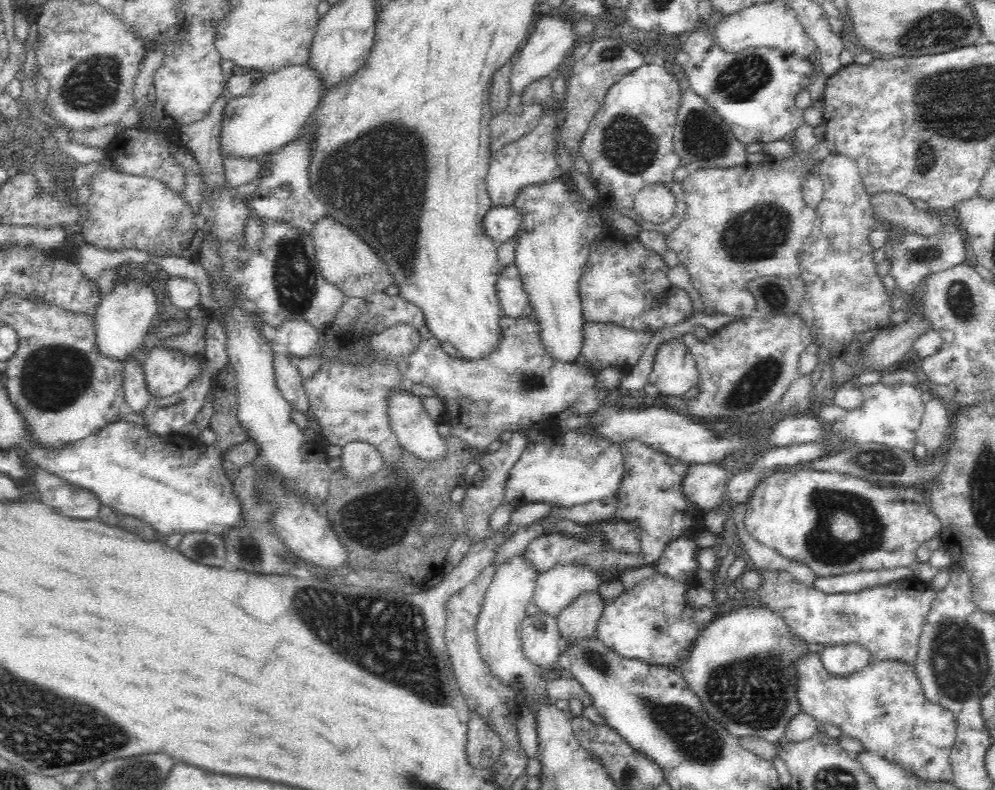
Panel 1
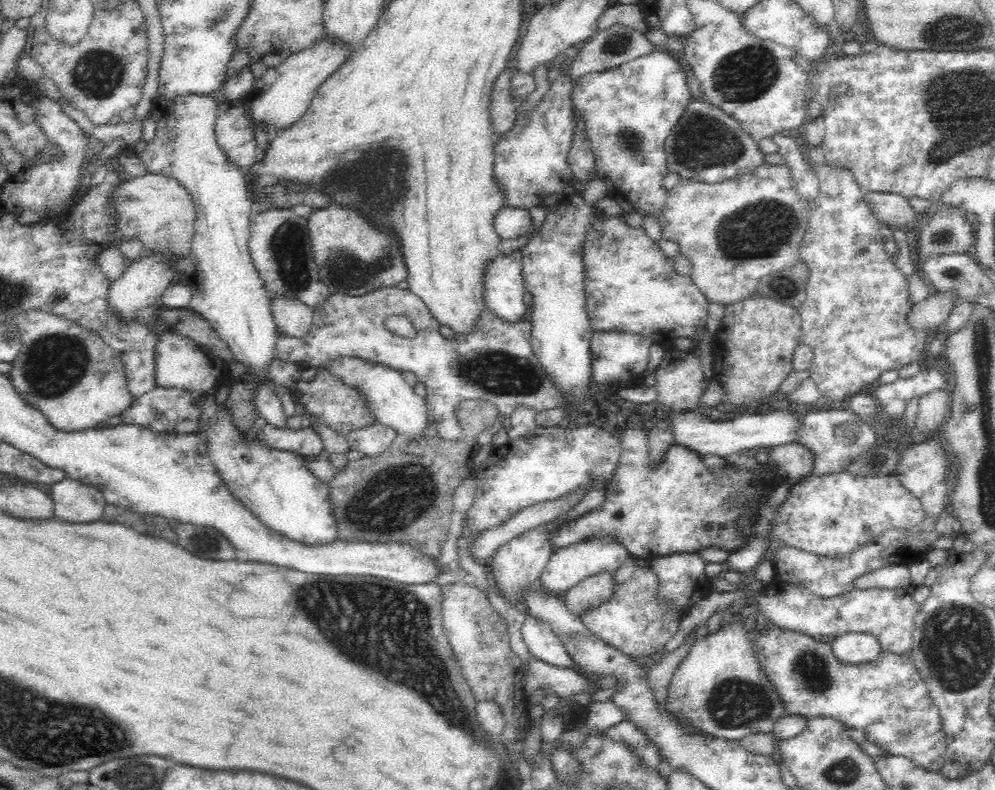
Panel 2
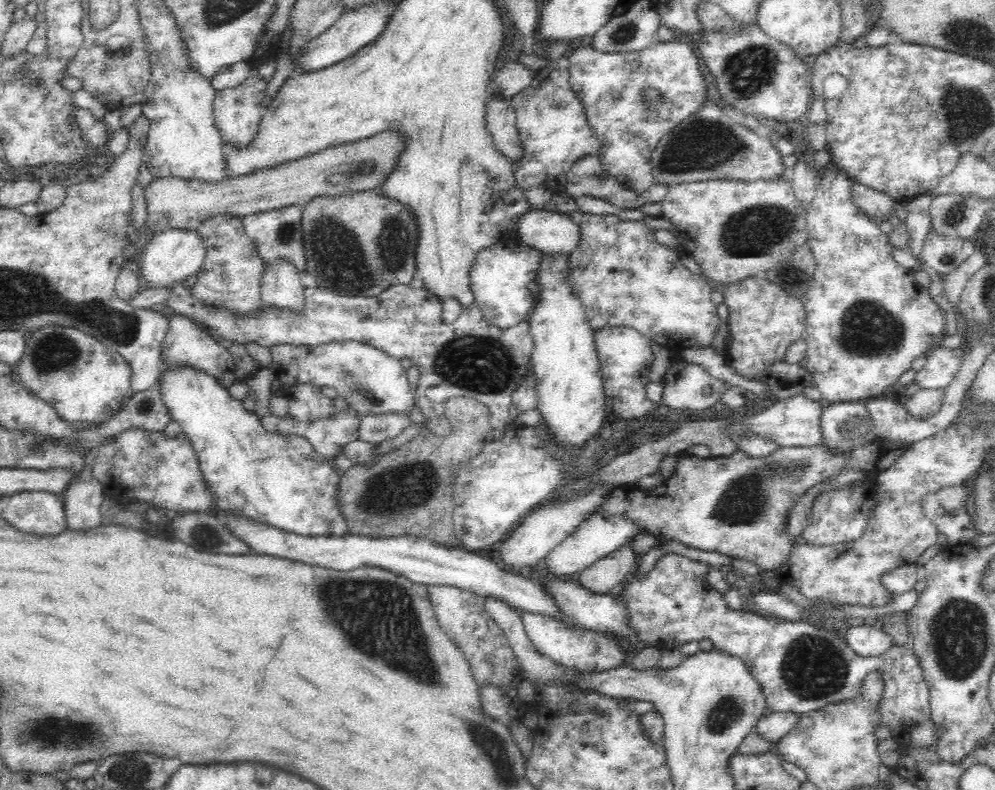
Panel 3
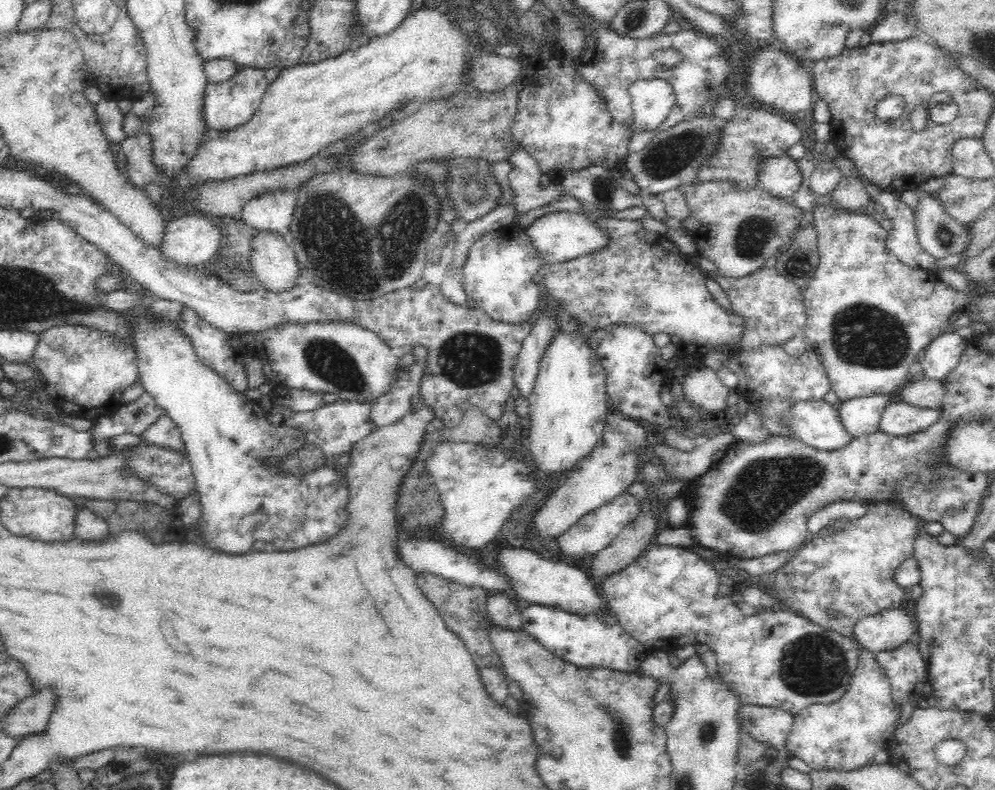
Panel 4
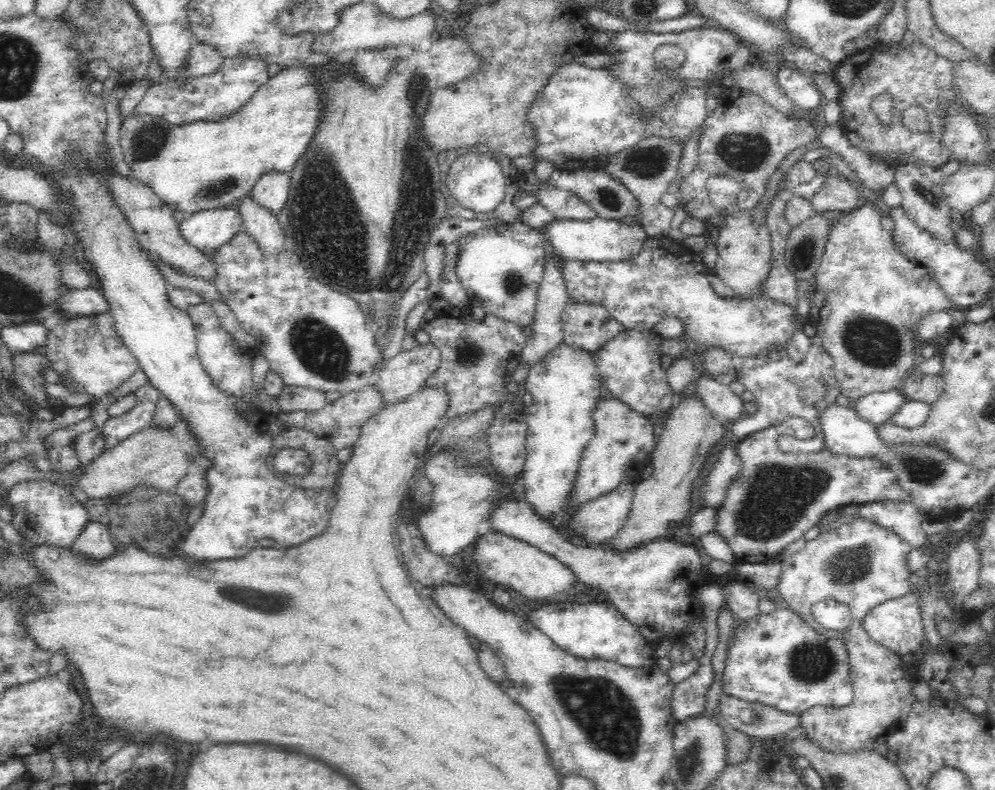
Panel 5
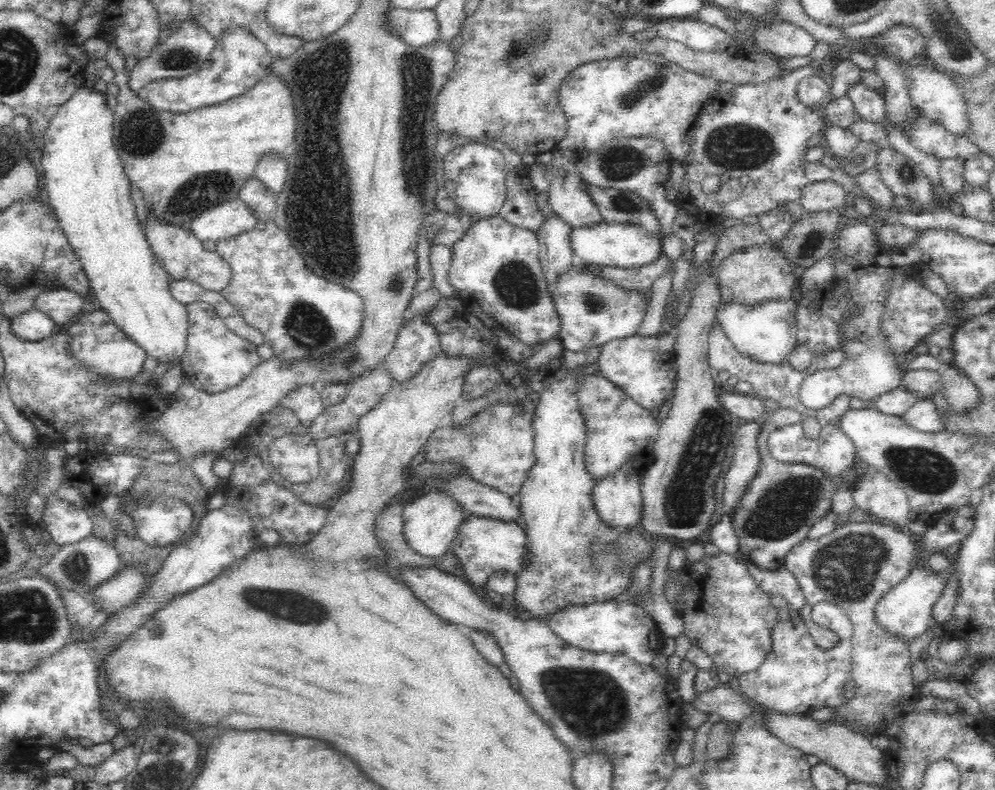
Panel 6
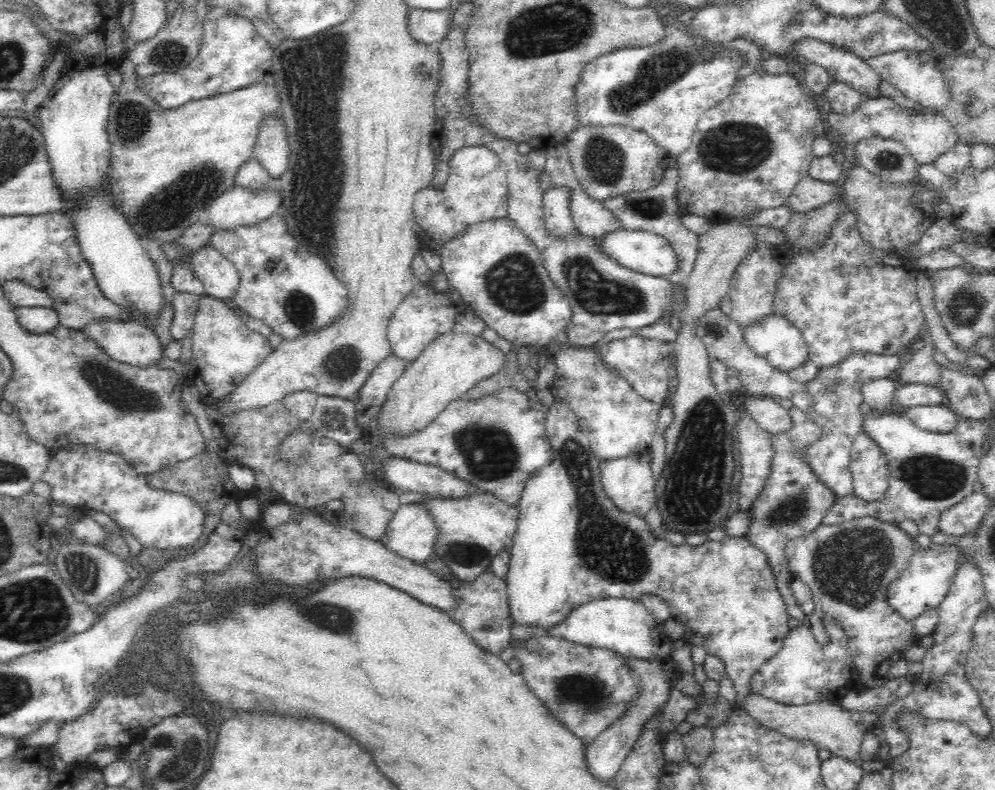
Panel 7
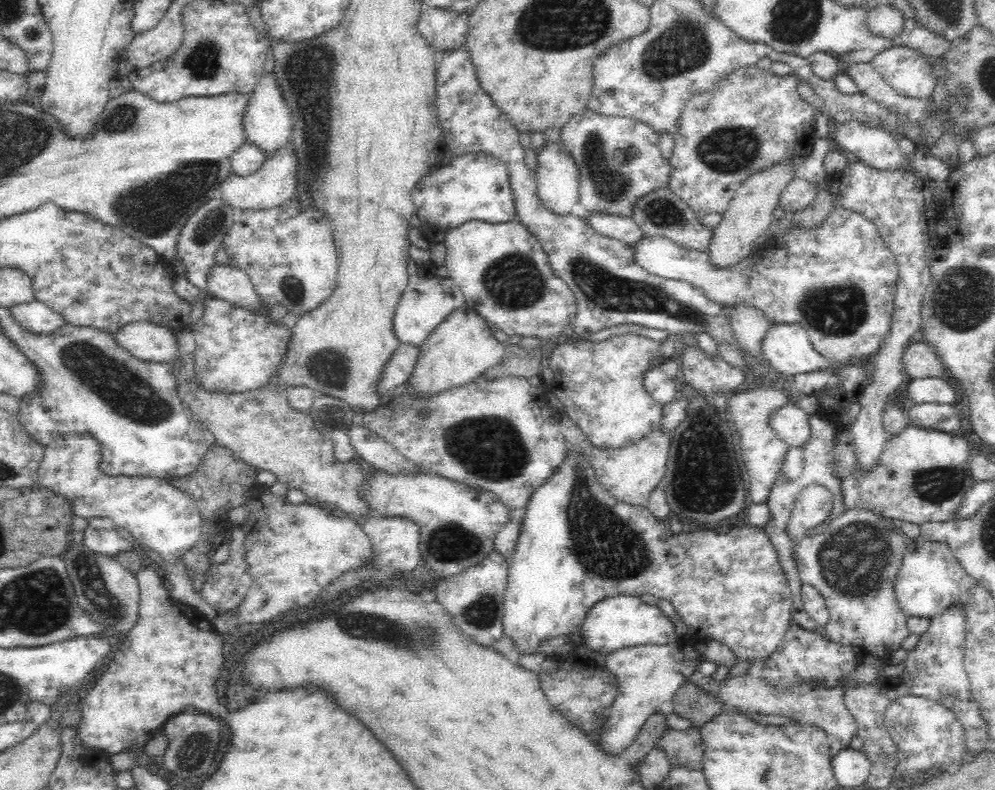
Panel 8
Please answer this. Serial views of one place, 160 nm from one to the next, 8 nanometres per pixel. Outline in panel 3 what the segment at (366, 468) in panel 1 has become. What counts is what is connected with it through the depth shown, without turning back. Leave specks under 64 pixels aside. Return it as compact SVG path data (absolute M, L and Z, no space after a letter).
M406 411L363 415L358 428L358 439L380 443L400 436L412 423L410 414Z

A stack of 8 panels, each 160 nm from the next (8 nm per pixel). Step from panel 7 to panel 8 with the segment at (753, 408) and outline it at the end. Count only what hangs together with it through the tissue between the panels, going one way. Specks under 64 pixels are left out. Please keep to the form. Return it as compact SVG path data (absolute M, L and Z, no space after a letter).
M792 402L782 406L780 410L772 412L770 425L789 447L804 446L812 436L810 414Z

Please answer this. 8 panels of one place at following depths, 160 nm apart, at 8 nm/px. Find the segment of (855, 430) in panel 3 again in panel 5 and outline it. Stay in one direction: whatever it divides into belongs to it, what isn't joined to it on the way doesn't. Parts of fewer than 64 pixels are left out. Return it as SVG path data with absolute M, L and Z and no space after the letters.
M898 389L889 390L888 392L876 392L851 402L860 416L868 419L875 425L881 425L891 420L892 416L898 412L909 398Z

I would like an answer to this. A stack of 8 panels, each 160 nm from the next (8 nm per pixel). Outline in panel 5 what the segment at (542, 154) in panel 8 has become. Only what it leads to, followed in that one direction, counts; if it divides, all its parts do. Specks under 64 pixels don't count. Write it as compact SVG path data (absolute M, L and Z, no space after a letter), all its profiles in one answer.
M556 251L552 252L552 256L548 256L545 260L543 268L543 277L539 284L537 294L536 312L534 324L532 324L532 336L526 340L522 349L521 361L528 363L530 367L539 364L541 360L554 350L562 342L562 323L560 313L568 298L566 279L564 279L564 264L566 259Z

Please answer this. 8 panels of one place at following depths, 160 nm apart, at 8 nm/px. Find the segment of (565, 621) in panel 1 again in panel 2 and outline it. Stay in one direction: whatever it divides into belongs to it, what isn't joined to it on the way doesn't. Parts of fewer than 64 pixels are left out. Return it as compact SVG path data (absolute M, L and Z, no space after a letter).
M612 570L588 576L563 594L565 604L574 615L579 616L584 609L610 600L610 596L614 595L616 582L616 574Z

